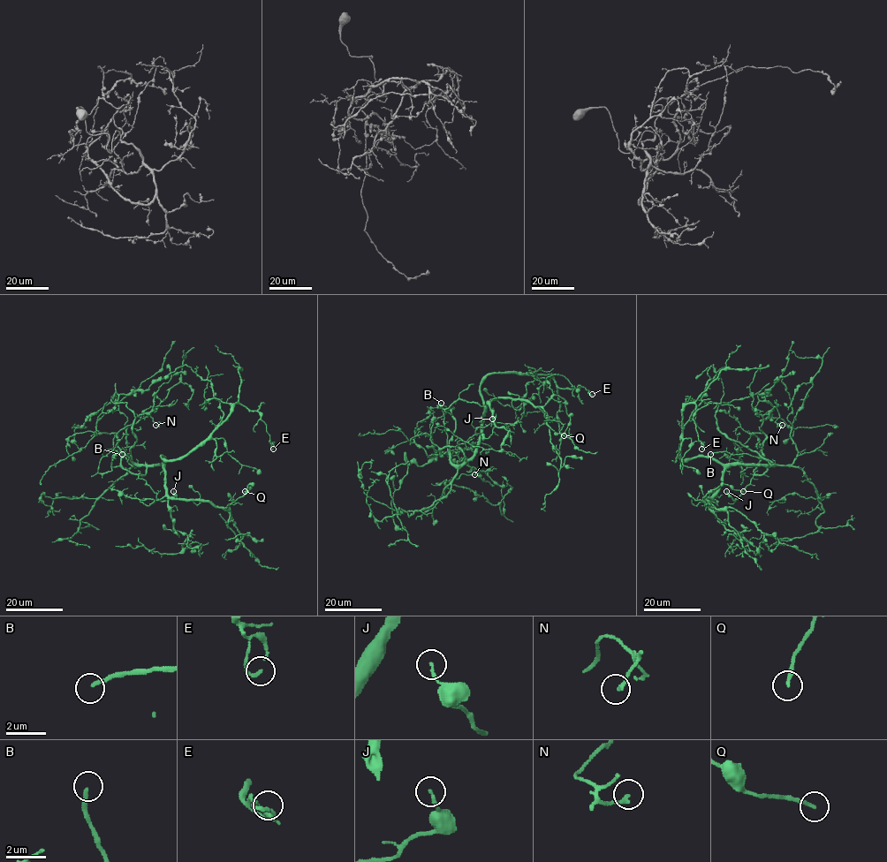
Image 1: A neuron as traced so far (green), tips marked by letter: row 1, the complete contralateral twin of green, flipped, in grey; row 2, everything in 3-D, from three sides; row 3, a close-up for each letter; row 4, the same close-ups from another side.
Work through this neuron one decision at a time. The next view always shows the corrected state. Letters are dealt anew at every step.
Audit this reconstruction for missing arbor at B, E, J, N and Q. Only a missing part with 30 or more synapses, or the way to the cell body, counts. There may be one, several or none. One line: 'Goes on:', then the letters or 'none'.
Goes on: B

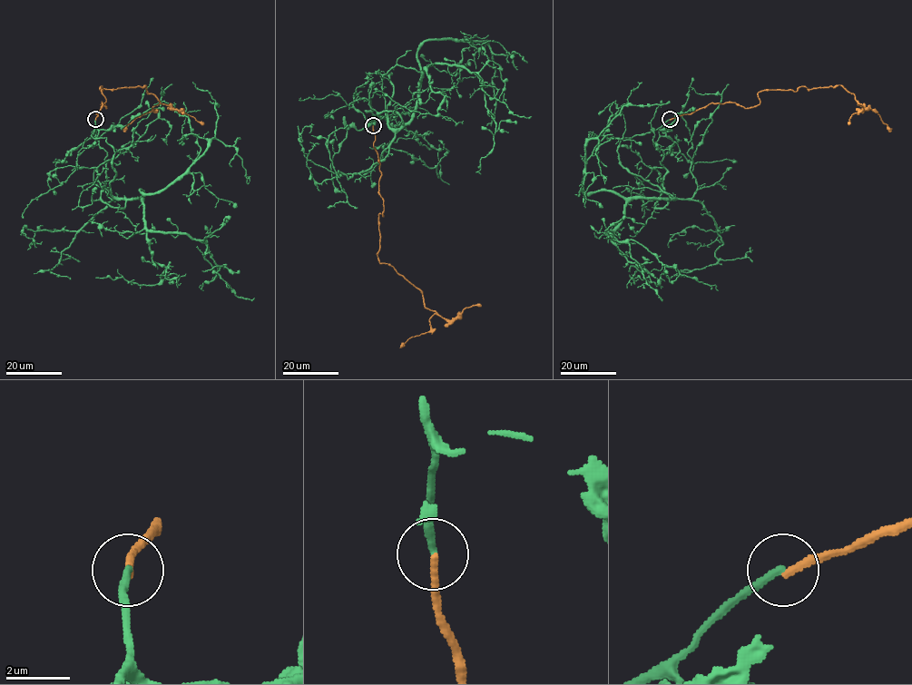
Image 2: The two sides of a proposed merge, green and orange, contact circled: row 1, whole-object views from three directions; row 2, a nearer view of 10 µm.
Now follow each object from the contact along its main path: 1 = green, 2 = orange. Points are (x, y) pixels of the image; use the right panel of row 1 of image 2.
1: (669, 119), (622, 138), (617, 151), (622, 165), (672, 198), (583, 191), (585, 143), (623, 106), (669, 101)
2: (670, 119), (710, 103), (756, 107), (764, 90), (838, 85), (873, 110), (891, 132)

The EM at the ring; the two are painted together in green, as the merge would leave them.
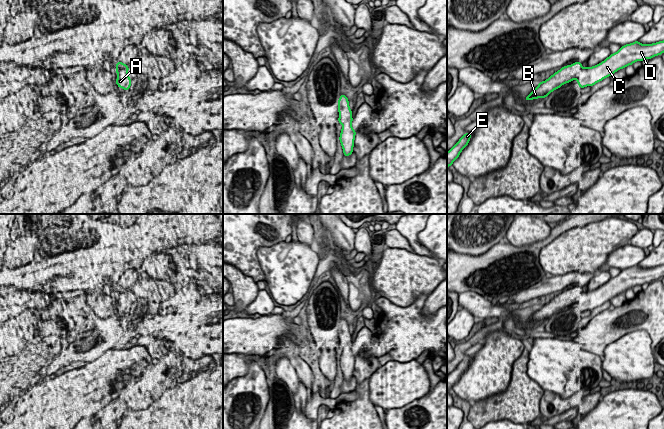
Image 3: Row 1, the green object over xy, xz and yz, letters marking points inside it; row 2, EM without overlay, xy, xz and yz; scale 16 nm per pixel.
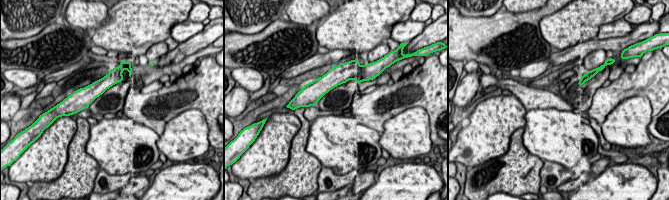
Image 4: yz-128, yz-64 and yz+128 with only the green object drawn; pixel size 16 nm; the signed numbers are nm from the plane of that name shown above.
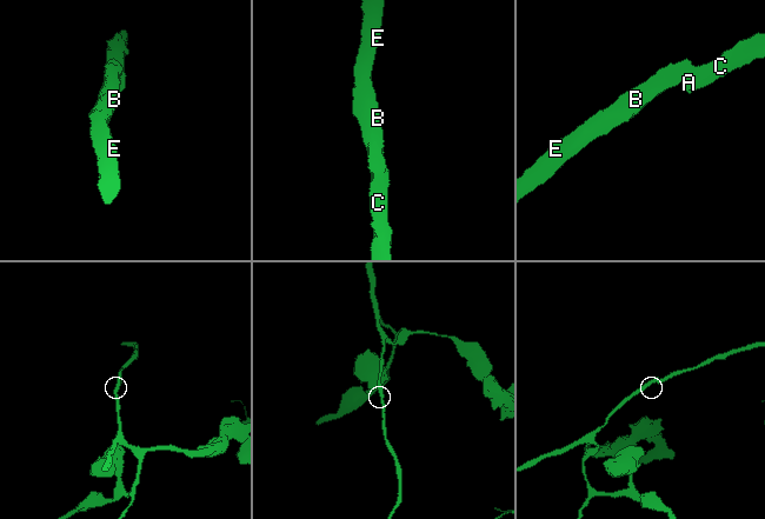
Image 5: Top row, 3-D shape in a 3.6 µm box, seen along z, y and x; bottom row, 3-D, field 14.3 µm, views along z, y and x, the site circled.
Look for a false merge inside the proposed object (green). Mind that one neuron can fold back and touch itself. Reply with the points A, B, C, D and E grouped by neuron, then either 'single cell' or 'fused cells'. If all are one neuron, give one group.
groups A B C D E; single cell

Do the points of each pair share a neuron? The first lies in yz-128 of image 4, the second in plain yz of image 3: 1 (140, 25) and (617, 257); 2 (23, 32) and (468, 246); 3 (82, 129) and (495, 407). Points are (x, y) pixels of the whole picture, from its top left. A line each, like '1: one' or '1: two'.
1: two
2: one
3: one

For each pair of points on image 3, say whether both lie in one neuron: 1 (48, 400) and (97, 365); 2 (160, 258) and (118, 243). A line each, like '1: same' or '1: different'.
1: same
2: different

